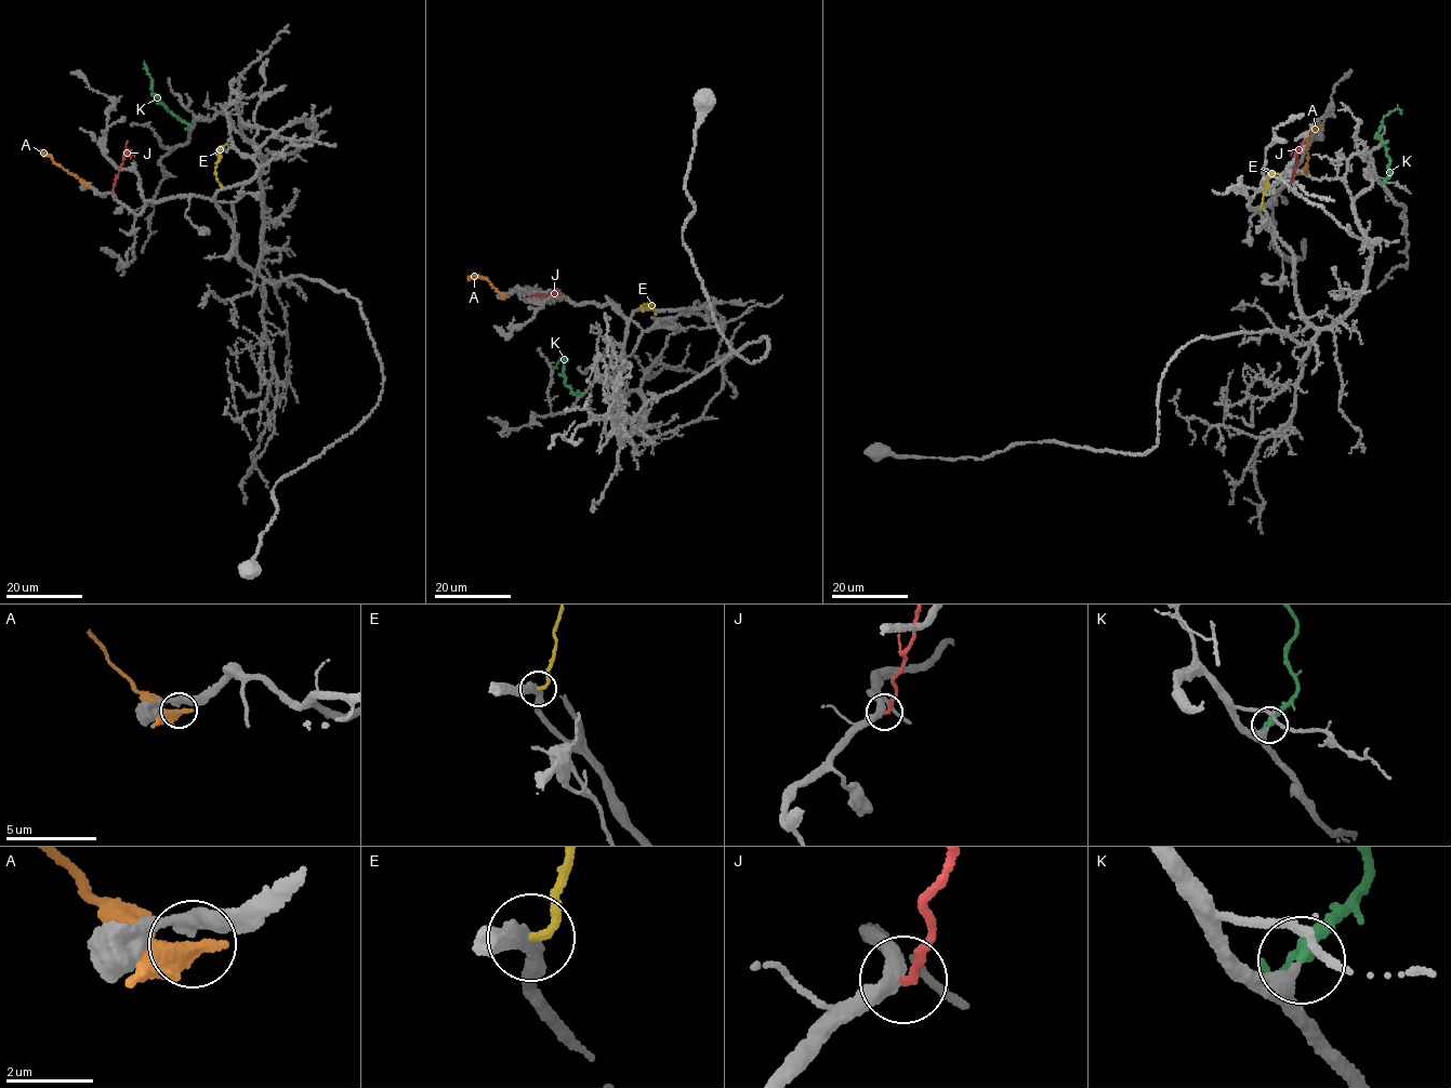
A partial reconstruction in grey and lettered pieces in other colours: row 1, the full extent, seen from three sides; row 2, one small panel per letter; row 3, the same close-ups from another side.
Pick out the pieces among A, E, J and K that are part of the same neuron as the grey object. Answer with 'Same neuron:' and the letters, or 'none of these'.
Same neuron: K

